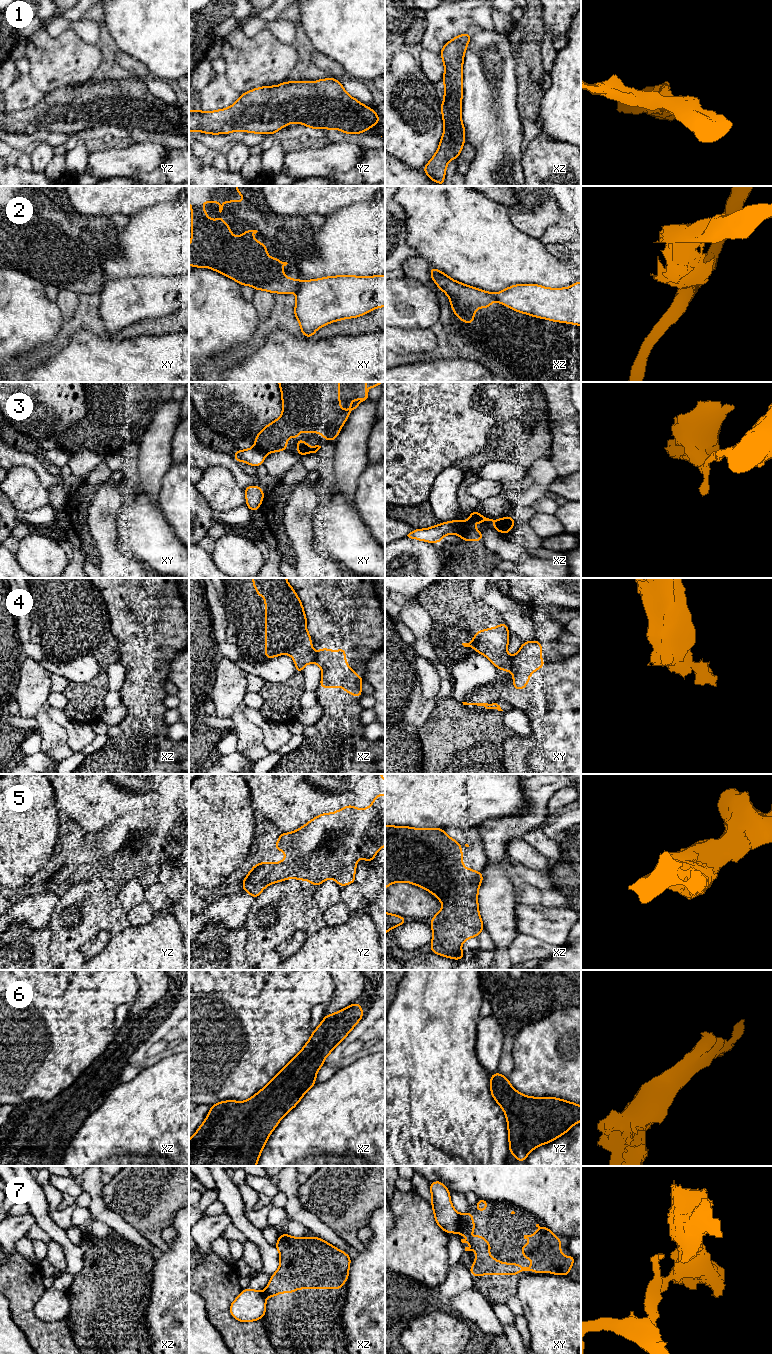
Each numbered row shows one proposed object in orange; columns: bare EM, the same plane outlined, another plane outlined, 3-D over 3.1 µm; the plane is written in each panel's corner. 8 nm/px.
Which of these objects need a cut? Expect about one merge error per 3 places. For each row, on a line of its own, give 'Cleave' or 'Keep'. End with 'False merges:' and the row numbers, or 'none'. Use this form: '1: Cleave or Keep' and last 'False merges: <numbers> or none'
1: Keep
2: Cleave
3: Cleave
4: Cleave
5: Keep
6: Keep
7: Cleave
False merges: 2, 3, 4, 7

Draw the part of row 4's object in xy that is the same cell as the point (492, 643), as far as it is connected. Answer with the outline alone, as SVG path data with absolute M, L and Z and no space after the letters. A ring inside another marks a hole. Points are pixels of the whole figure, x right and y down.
M505 621L498 627L477 631L470 643L462 643L464 647L473 647L476 652L487 657L496 668L509 671L511 659L507 653L509 630Z

